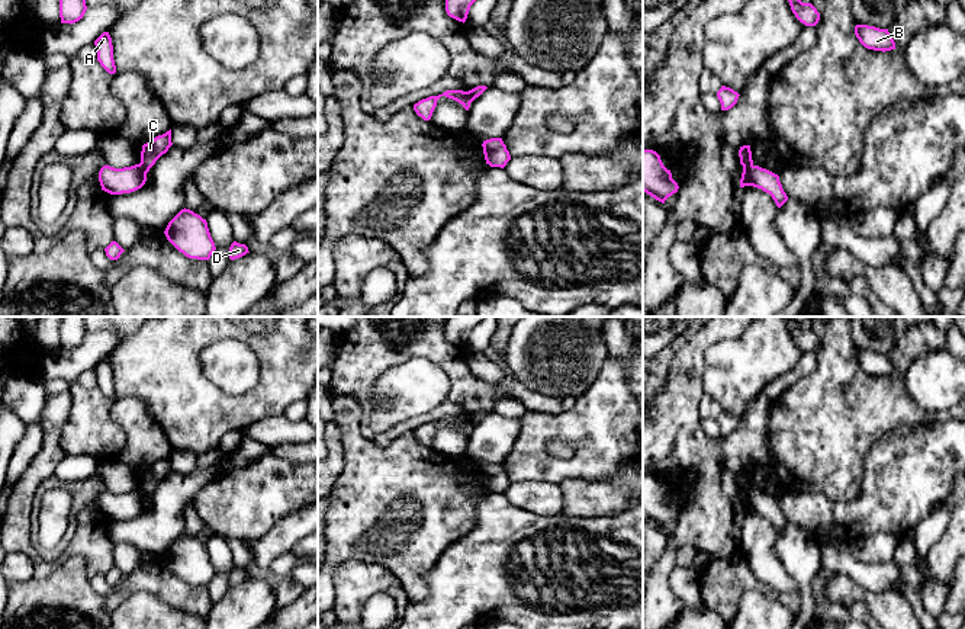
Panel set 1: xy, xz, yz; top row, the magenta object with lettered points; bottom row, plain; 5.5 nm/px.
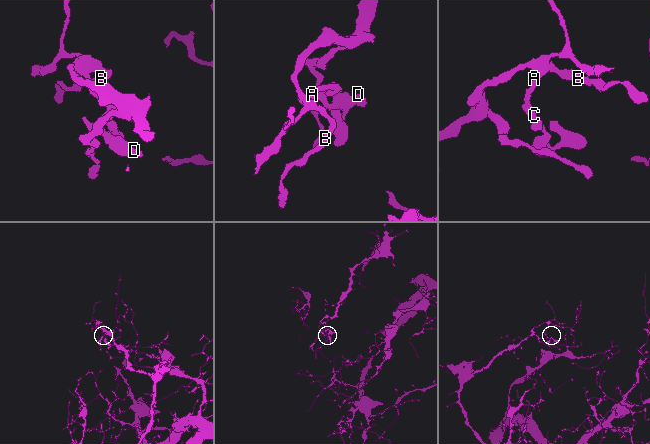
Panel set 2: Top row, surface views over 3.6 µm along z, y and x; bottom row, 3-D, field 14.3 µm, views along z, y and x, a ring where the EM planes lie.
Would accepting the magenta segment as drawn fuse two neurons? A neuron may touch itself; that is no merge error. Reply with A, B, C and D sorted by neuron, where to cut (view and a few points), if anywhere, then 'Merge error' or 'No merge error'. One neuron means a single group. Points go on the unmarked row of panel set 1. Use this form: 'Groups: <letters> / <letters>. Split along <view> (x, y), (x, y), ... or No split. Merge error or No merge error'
Groups: A B C / D. Split along xz (466, 417), (470, 427). Merge error

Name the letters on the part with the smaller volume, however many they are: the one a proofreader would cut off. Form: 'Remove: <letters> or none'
Remove: D

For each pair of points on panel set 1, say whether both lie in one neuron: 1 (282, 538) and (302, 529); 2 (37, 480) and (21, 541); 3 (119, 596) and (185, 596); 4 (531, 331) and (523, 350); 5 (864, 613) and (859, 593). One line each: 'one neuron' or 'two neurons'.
1: one neuron
2: one neuron
3: one neuron
4: one neuron
5: two neurons

